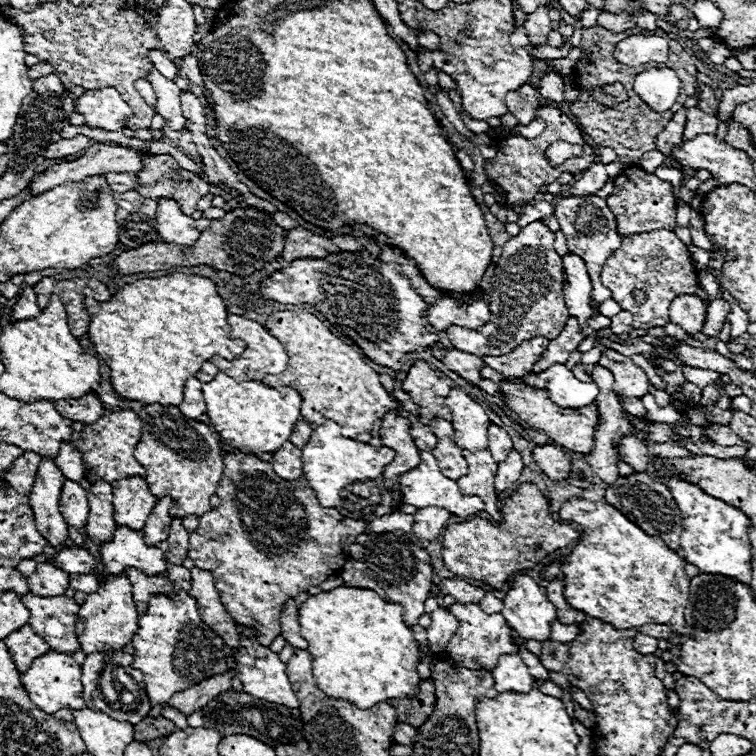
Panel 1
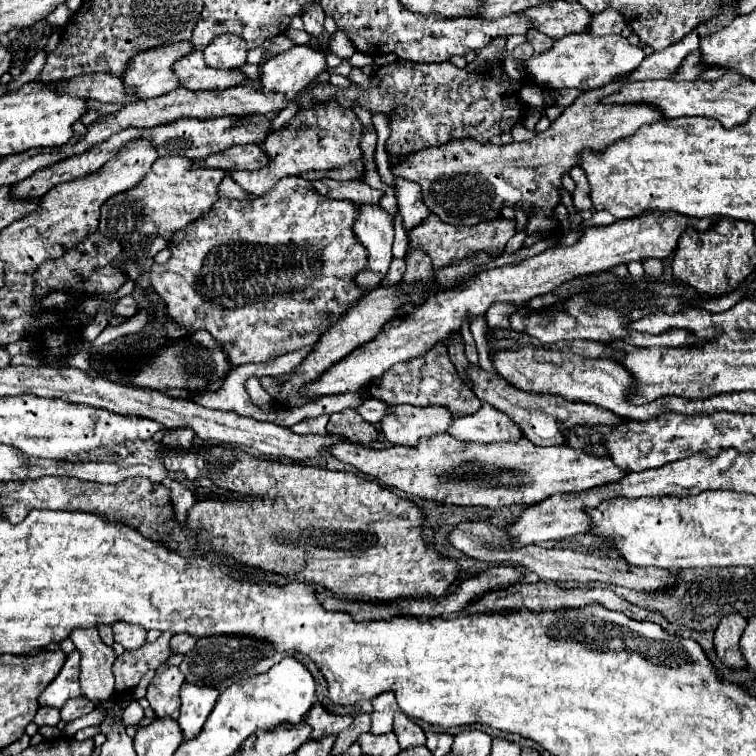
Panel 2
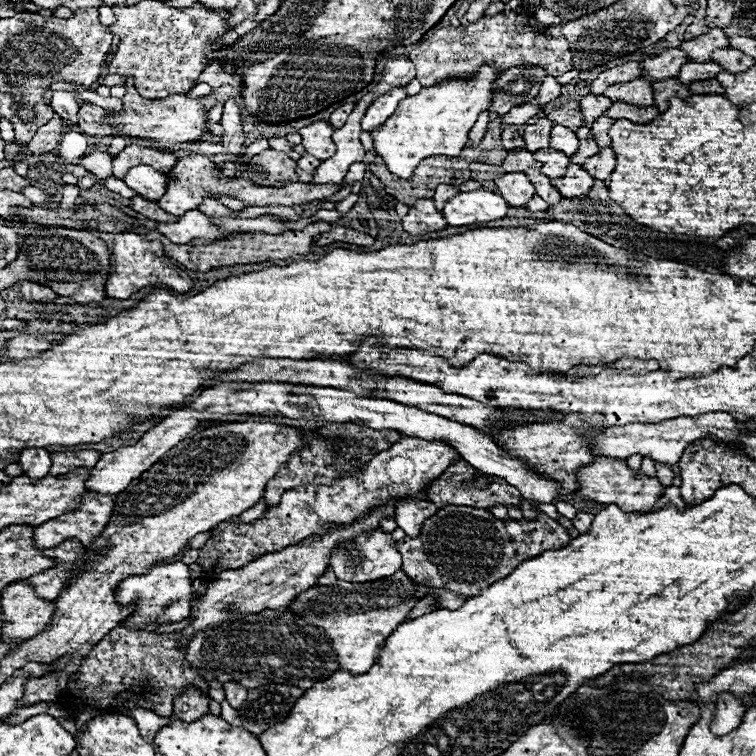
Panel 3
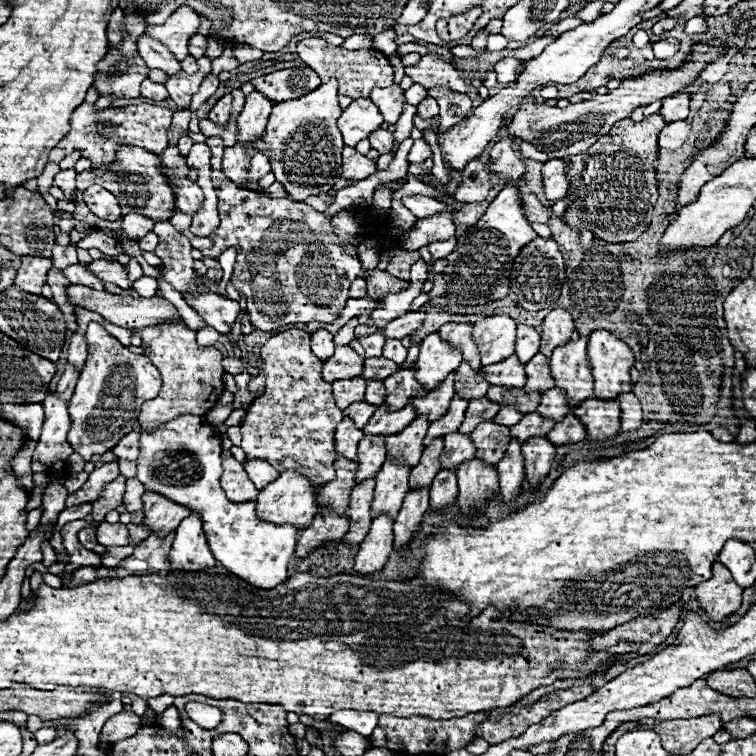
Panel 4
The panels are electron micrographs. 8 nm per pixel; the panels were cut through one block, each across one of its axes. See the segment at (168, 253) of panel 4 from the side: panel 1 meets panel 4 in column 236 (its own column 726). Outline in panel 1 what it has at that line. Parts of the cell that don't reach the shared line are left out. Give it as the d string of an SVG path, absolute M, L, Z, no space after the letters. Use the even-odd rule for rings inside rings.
M716 300L708 304L708 316L704 322L704 332L710 338L716 338L722 330L722 324L726 320L726 316L730 314L730 304L726 300Z

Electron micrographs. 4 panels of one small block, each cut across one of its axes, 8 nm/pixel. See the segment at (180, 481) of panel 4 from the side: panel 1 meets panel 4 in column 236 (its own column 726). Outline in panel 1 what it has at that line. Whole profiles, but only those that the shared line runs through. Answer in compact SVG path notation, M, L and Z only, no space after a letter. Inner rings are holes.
M682 498L682 538L680 552L682 558L694 564L700 572L720 572L722 576L732 576L742 584L752 582L752 554L746 528L750 520L738 508L718 500L718 498Z

